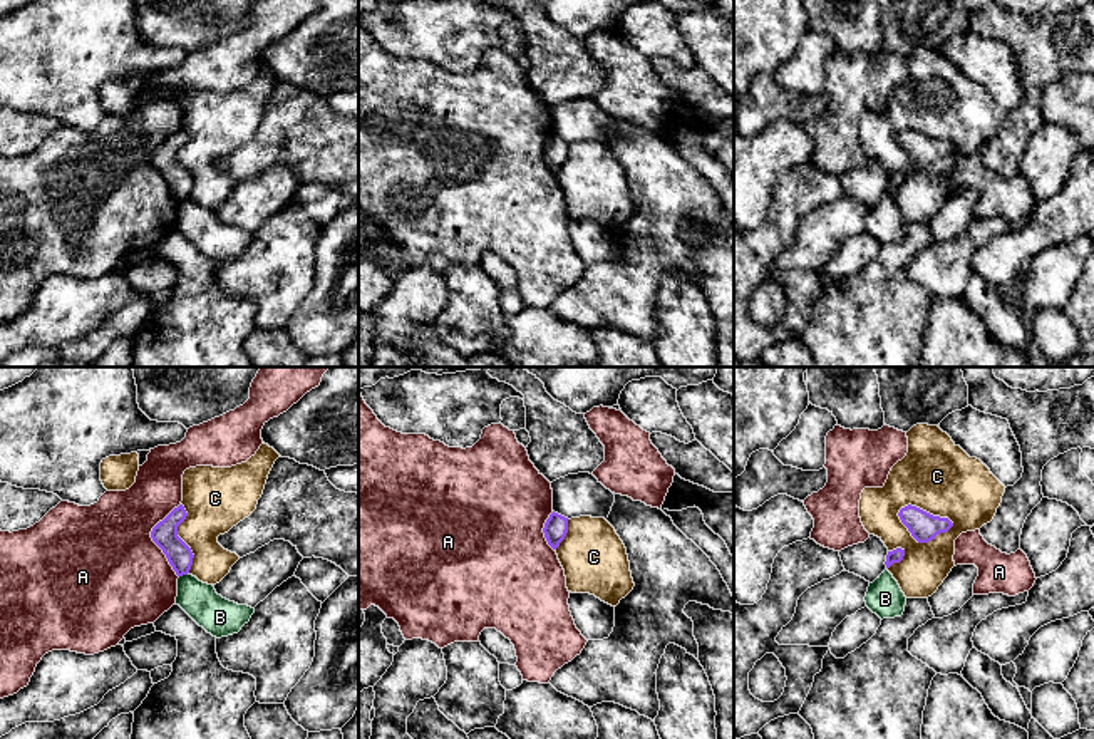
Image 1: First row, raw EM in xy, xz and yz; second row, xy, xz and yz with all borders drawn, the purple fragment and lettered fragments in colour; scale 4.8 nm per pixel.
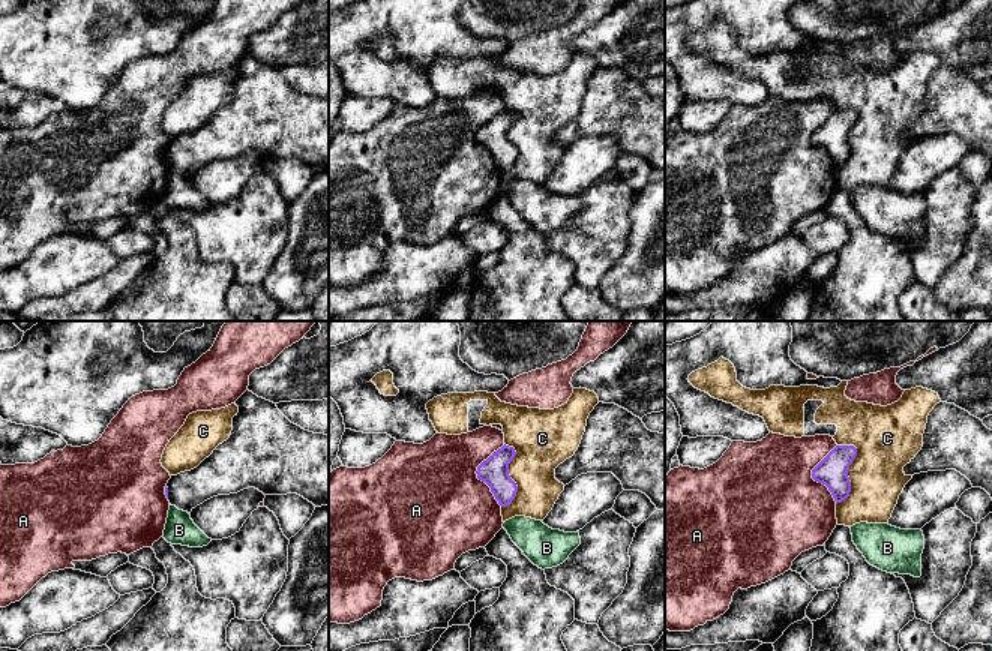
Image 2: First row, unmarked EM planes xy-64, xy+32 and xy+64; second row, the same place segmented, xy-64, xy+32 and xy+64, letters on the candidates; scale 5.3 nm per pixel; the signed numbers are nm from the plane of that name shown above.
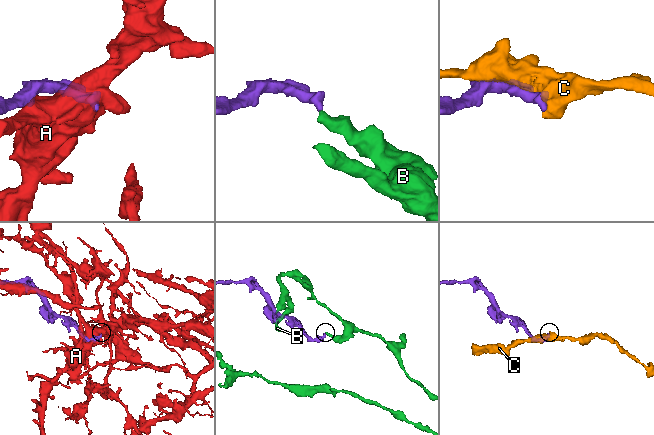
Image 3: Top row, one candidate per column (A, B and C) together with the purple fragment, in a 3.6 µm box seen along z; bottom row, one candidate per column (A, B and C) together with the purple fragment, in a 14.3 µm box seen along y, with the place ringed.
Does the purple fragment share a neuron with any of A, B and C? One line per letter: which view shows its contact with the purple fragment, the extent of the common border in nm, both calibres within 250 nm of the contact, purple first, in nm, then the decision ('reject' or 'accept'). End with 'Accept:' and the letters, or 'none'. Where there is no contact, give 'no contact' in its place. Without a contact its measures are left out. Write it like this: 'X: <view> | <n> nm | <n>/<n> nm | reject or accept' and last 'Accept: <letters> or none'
A: xy | 360 nm | 120/500 nm | reject
B: xy | 50 nm | 120/180 nm | reject
C: yz | 280 nm | 140/360 nm | reject
Accept: none

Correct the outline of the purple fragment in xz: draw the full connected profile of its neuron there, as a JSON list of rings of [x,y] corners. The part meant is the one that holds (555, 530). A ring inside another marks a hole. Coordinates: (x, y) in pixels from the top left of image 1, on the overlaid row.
[[[551,513],[543,528],[548,545],[556,550],[568,533],[568,518]]]

